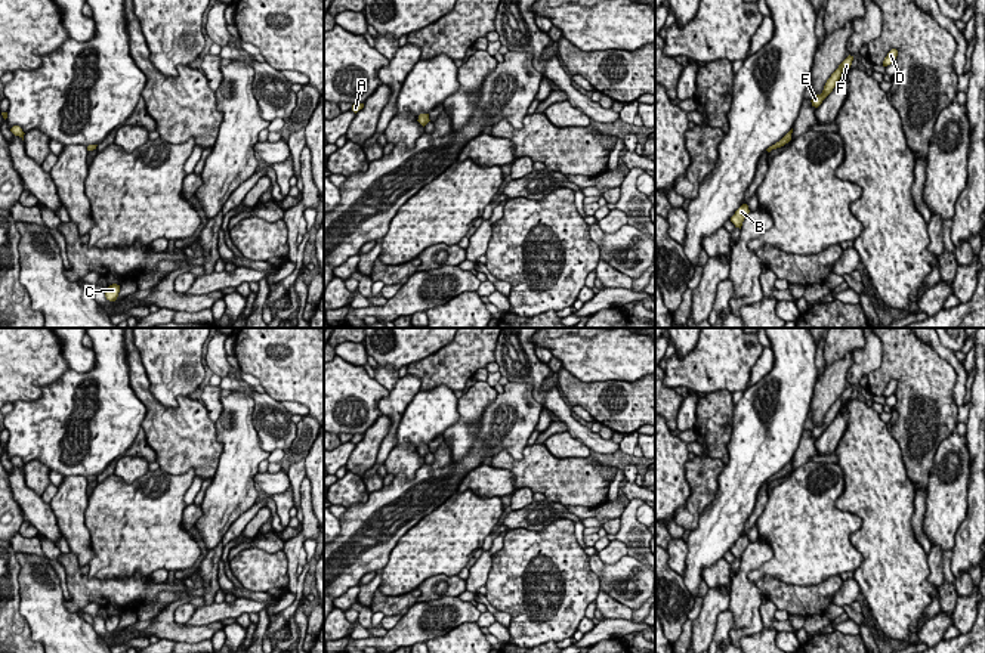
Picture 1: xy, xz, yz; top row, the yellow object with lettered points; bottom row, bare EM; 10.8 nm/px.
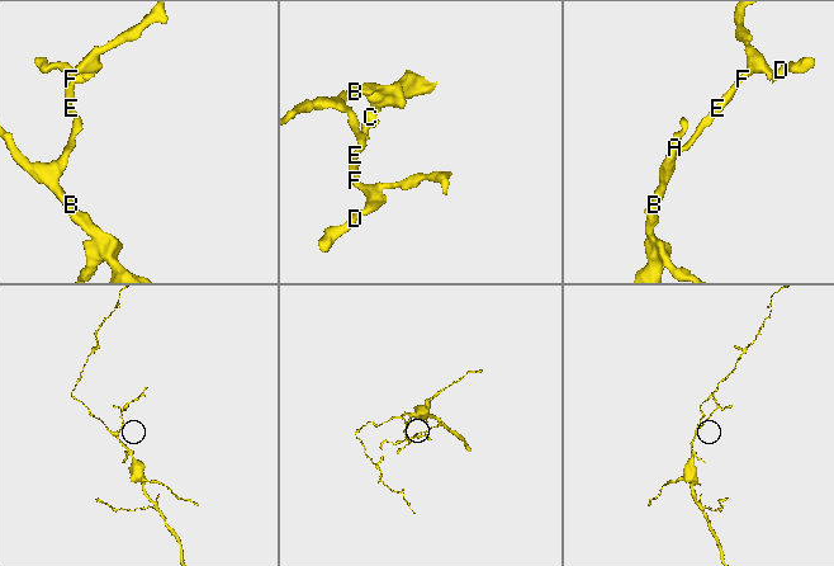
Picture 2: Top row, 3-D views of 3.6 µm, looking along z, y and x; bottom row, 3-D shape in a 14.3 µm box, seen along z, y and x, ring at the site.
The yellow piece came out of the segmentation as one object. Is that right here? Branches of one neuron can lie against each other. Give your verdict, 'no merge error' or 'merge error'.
merge error

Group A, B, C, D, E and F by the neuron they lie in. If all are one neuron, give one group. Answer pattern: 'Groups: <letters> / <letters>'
Groups: A B C / D E F

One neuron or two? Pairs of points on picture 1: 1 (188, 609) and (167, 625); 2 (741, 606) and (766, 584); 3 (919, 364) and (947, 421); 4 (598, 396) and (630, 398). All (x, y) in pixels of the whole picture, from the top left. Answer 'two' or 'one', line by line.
1: two
2: two
3: one
4: one

